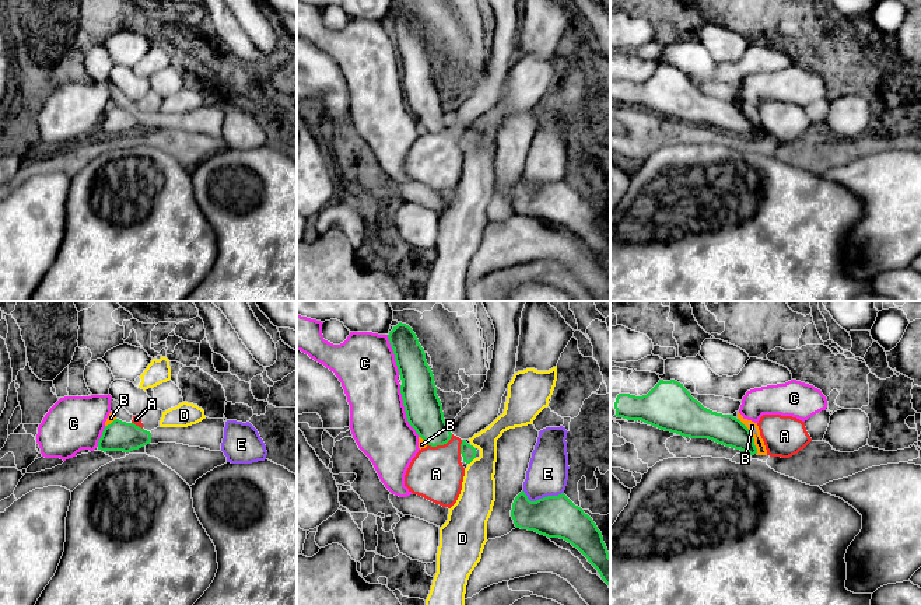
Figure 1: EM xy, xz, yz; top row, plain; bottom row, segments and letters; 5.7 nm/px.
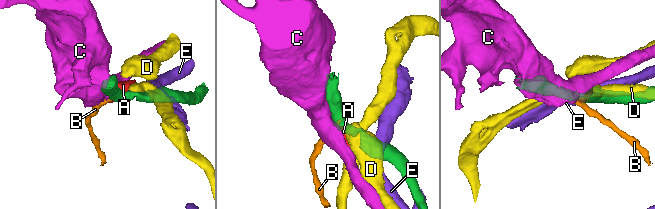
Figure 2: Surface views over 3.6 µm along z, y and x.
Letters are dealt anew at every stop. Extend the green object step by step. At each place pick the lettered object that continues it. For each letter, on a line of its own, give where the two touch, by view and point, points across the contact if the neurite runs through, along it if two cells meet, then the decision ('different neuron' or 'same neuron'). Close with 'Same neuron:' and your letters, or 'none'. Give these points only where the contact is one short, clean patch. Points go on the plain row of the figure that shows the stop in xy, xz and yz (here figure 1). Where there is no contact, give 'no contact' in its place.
A: xz (440, 130) | along xz (452, 121), (443, 130), (427, 132) | different neuron
B: yz (752, 122) | along yz (738, 104), (749, 116), (757, 139) | different neuron
C: xz (405, 97) | different neuron
D: xz (472, 146) | along xz (475, 143), (469, 150) | different neuron
E: xz (542, 185) | along xz (522, 177), (531, 186), (557, 182), (563, 178) | different neuron
Same neuron: none

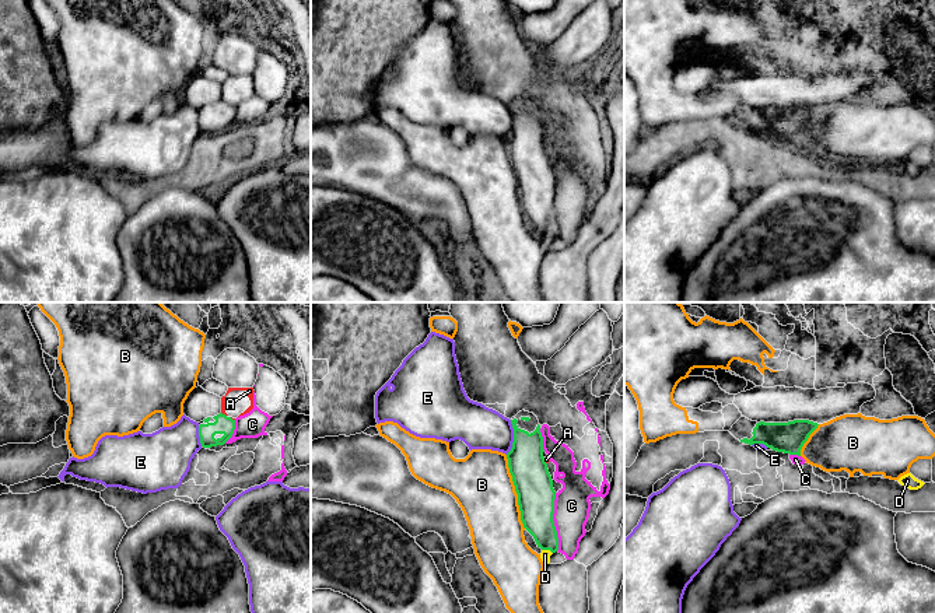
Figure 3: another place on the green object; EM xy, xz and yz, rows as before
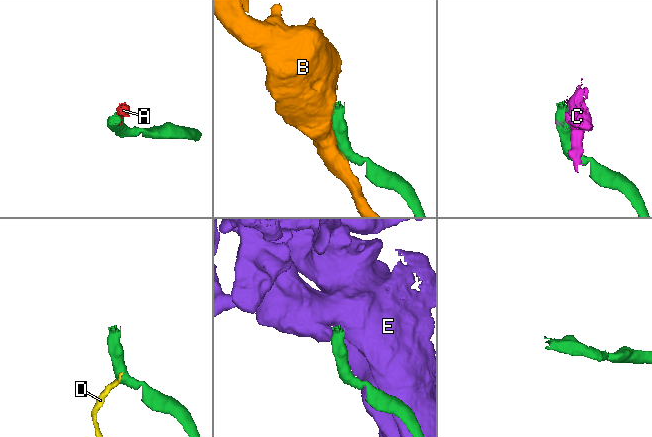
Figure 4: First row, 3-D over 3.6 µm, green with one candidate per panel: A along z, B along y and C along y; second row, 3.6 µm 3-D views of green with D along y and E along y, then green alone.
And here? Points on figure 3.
A: xy (224, 101) | along xy (221, 98), (226, 102) | different neuron
B: xz (515, 177) | different neuron
C: xz (553, 209) | different neuron
D: xz (547, 235) | along xz (542, 235), (547, 235), (552, 240) | different neuron
E: xz (514, 123) | along xz (511, 107), (512, 133), (505, 140) | different neuron
Same neuron: none

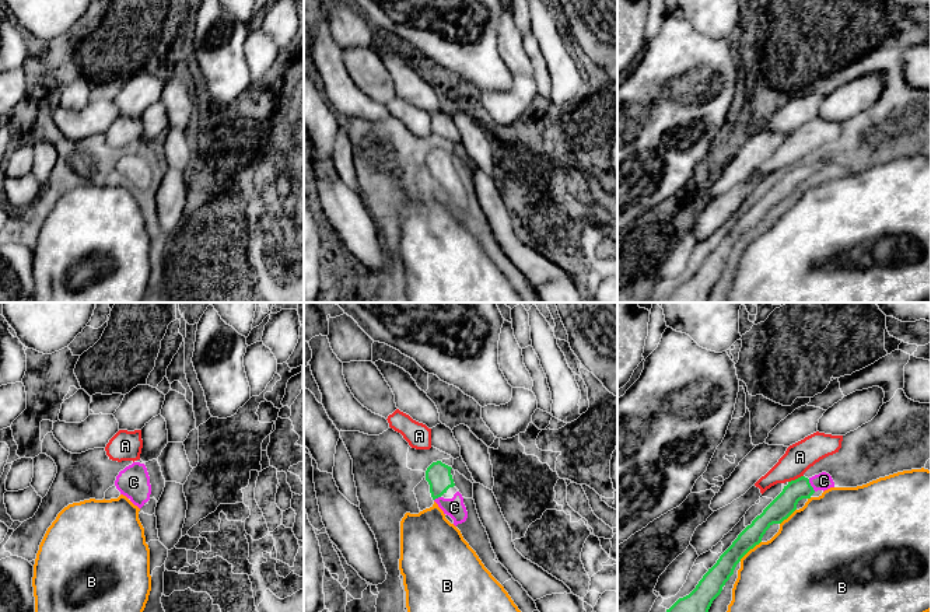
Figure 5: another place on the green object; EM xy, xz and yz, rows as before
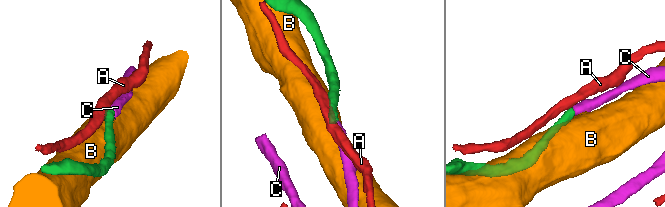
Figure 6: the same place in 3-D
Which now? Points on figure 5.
A: yz (795, 165) | along yz (802, 161), (788, 168) | different neuron
B: yz (749, 235) | different neuron
C: yz (809, 171) | across yz (784, 191), (801, 174), (809, 171), (823, 167) | same neuron
Same neuron: C

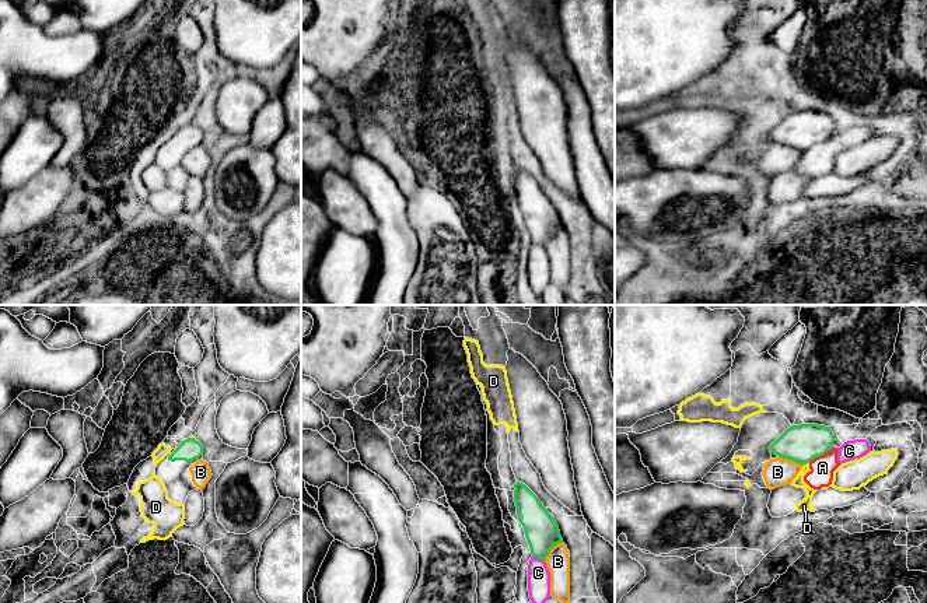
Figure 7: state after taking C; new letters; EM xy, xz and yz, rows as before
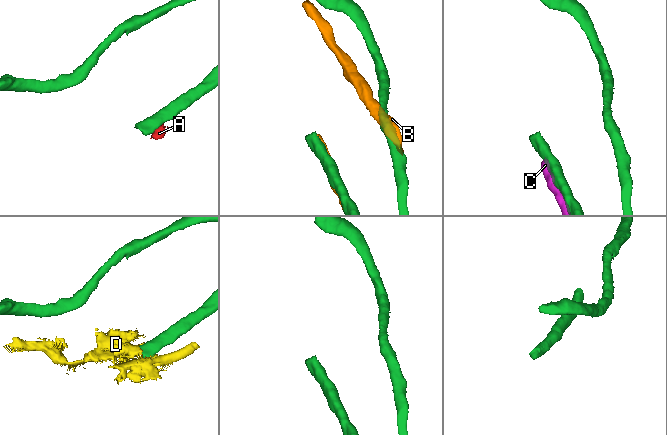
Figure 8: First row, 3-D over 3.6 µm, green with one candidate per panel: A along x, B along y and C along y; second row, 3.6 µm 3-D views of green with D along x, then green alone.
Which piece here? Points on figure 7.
A: yz (821, 142) | along yz (833, 133), (808, 149) | different neuron
B: yz (791, 146) | different neuron
C: xz (538, 244) | different neuron
D: yz (805, 150) | different neuron
Same neuron: none

